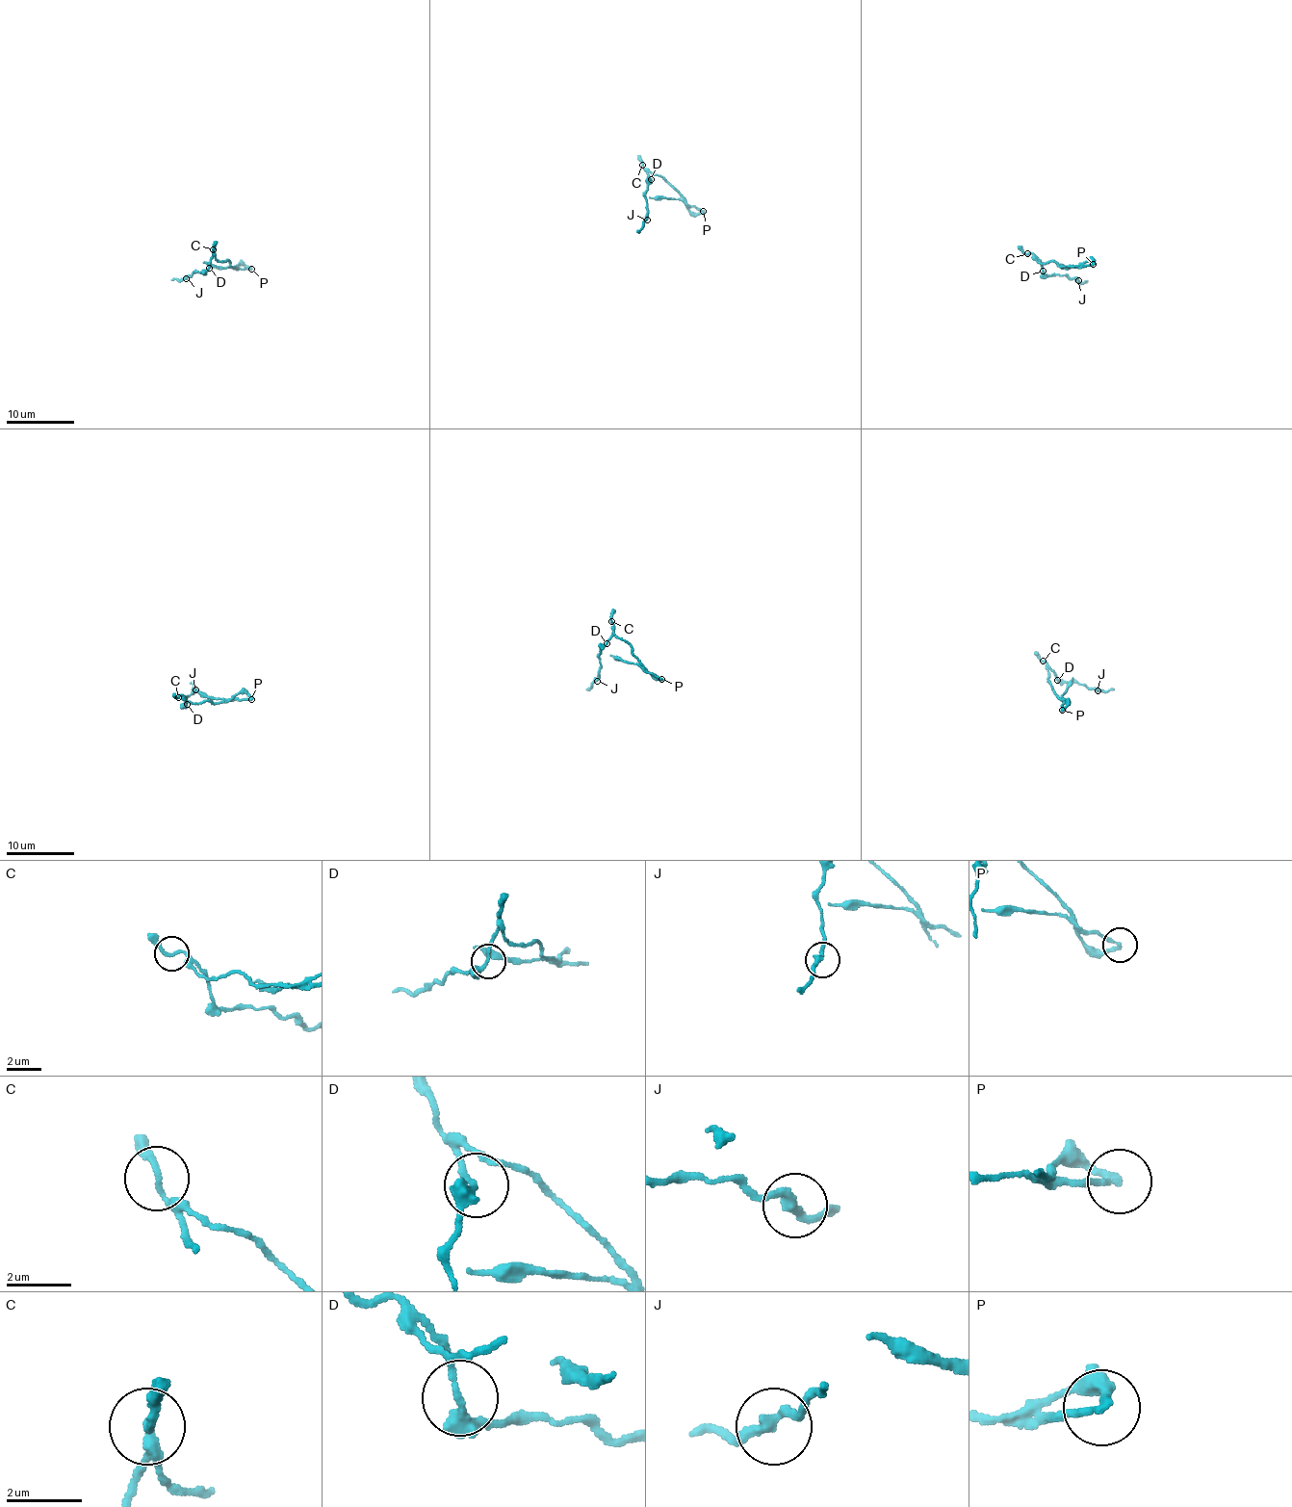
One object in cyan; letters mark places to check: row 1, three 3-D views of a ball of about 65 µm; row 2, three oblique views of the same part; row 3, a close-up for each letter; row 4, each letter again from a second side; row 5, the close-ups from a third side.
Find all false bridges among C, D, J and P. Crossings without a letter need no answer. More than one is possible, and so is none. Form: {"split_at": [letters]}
{"split_at": ["P"]}

